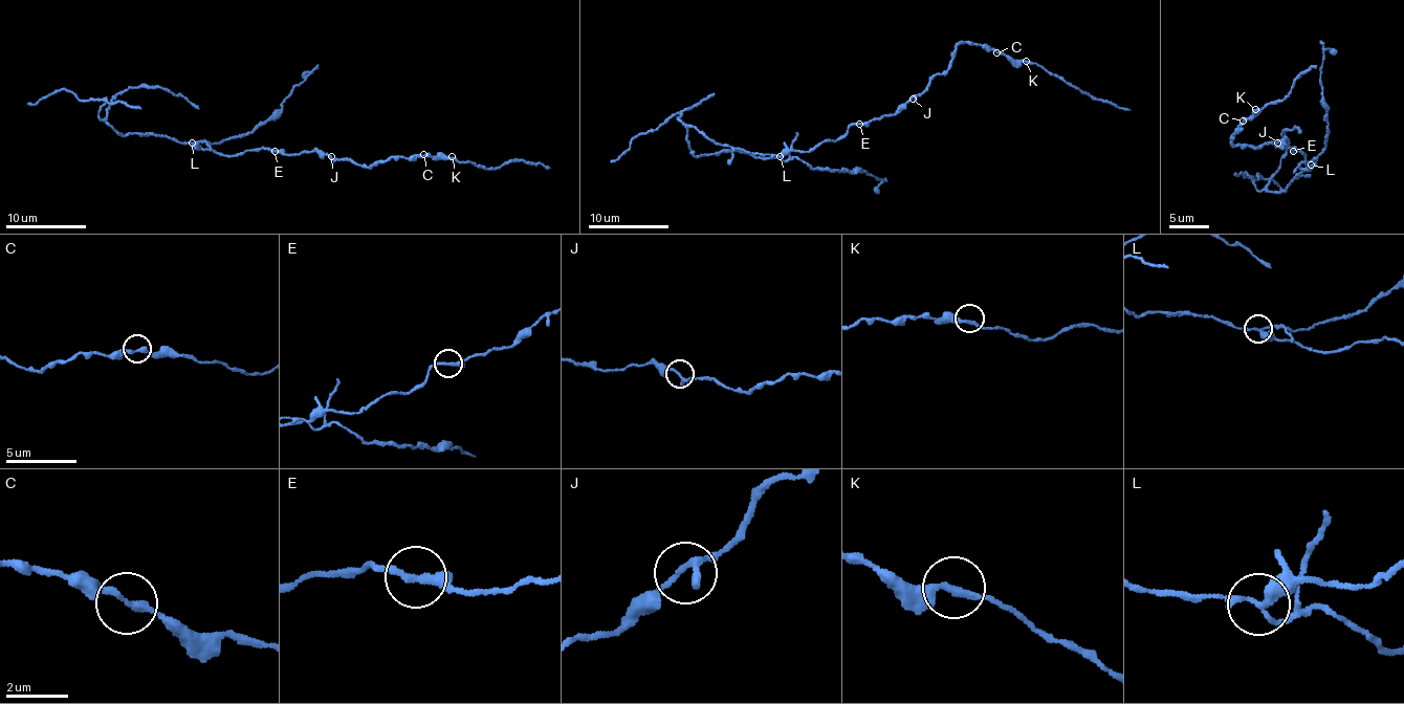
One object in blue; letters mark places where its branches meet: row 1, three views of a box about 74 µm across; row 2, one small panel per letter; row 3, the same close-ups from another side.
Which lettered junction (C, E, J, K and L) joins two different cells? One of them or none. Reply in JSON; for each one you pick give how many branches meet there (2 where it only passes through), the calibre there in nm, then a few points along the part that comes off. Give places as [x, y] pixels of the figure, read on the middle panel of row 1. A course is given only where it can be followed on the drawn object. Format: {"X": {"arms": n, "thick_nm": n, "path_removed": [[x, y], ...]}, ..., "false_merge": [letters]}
{"L": {"arms": 3, "thick_nm": 240}, "false_merge": ["L"]}

